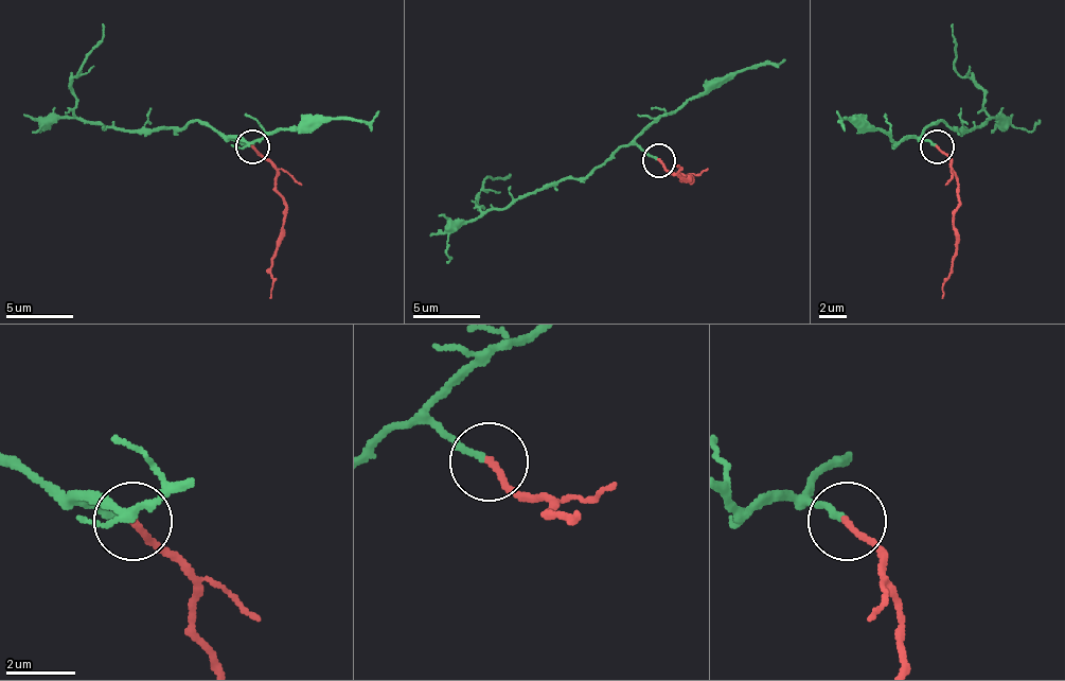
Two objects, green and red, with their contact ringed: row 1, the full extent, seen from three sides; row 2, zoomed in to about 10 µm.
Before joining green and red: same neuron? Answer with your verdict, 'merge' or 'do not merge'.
merge

